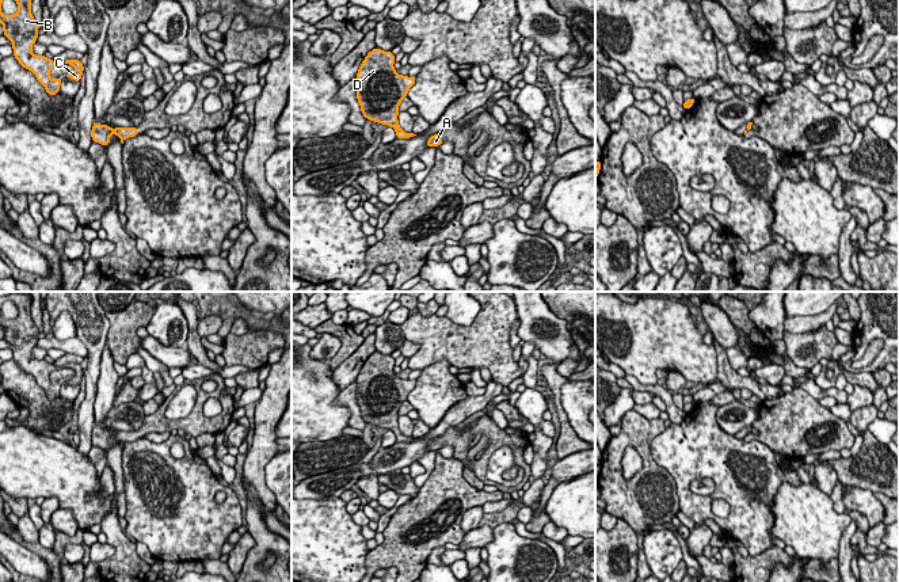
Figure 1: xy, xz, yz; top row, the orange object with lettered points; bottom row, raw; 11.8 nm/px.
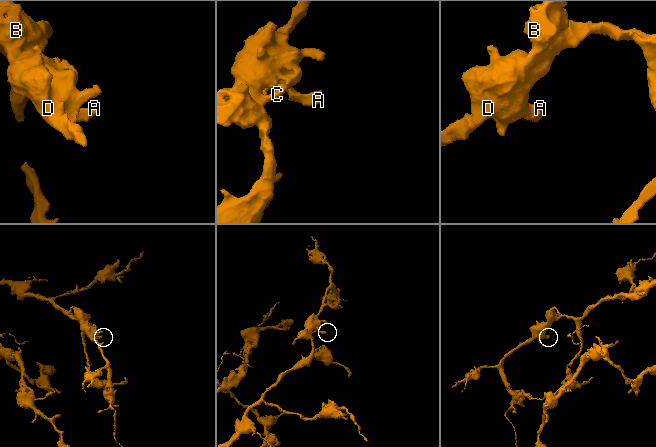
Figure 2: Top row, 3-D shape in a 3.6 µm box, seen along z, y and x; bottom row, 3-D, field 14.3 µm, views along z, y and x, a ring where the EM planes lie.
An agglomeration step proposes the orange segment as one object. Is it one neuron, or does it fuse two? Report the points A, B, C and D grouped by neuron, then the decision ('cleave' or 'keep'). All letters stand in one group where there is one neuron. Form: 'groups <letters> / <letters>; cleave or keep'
groups A B C D; keep

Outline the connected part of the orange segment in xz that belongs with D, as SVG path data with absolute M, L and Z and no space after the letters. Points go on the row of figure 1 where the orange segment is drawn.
M374 47L367 53L357 73L357 99L366 119L392 126L397 138L416 134L401 130L397 115L400 102L415 84L416 76L399 75L393 68L395 54Z

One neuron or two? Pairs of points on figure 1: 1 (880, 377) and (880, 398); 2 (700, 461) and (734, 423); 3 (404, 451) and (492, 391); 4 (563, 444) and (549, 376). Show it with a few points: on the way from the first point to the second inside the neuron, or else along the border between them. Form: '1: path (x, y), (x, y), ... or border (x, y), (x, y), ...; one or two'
1: path (882, 383), (880, 392); one
2: border (717, 406), (716, 423), (734, 436); two
3: path (426, 438), (471, 404); one
4: path (564, 428), (556, 392); one

